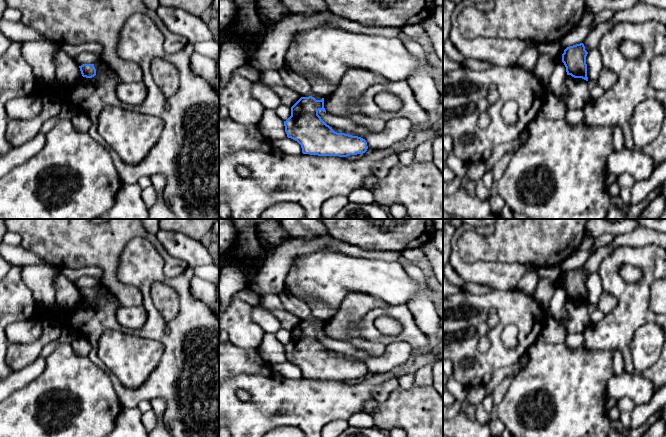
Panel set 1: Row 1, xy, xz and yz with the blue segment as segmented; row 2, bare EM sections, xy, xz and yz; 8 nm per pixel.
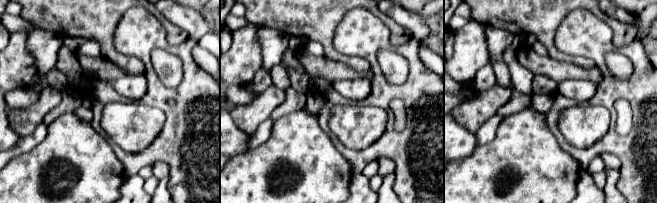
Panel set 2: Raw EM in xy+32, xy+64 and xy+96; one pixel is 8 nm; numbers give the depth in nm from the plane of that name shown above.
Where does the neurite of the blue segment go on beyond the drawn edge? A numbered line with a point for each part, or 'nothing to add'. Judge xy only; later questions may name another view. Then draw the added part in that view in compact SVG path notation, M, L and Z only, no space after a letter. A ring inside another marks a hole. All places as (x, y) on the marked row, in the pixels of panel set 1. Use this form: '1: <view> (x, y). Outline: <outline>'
nothing to add

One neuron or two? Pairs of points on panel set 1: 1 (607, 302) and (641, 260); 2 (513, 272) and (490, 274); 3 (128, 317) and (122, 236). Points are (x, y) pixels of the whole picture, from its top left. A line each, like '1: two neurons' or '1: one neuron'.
1: two neurons
2: one neuron
3: two neurons

